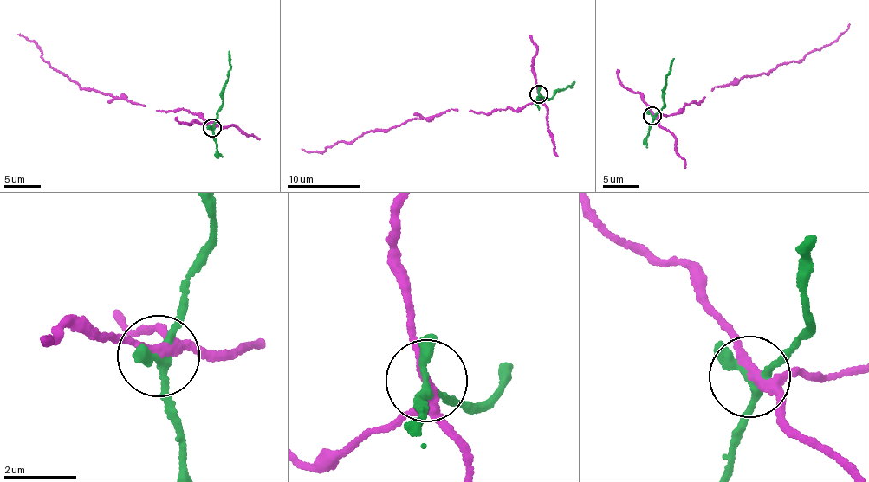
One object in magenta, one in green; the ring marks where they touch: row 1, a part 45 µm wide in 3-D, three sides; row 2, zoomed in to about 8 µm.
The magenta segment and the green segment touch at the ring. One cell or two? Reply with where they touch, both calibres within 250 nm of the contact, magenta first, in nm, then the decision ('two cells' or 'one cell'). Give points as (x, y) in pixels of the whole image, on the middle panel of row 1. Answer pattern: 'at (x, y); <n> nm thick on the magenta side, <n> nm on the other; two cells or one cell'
at (539, 93); 200 nm thick on the magenta side, 220 nm on the other; two cells

